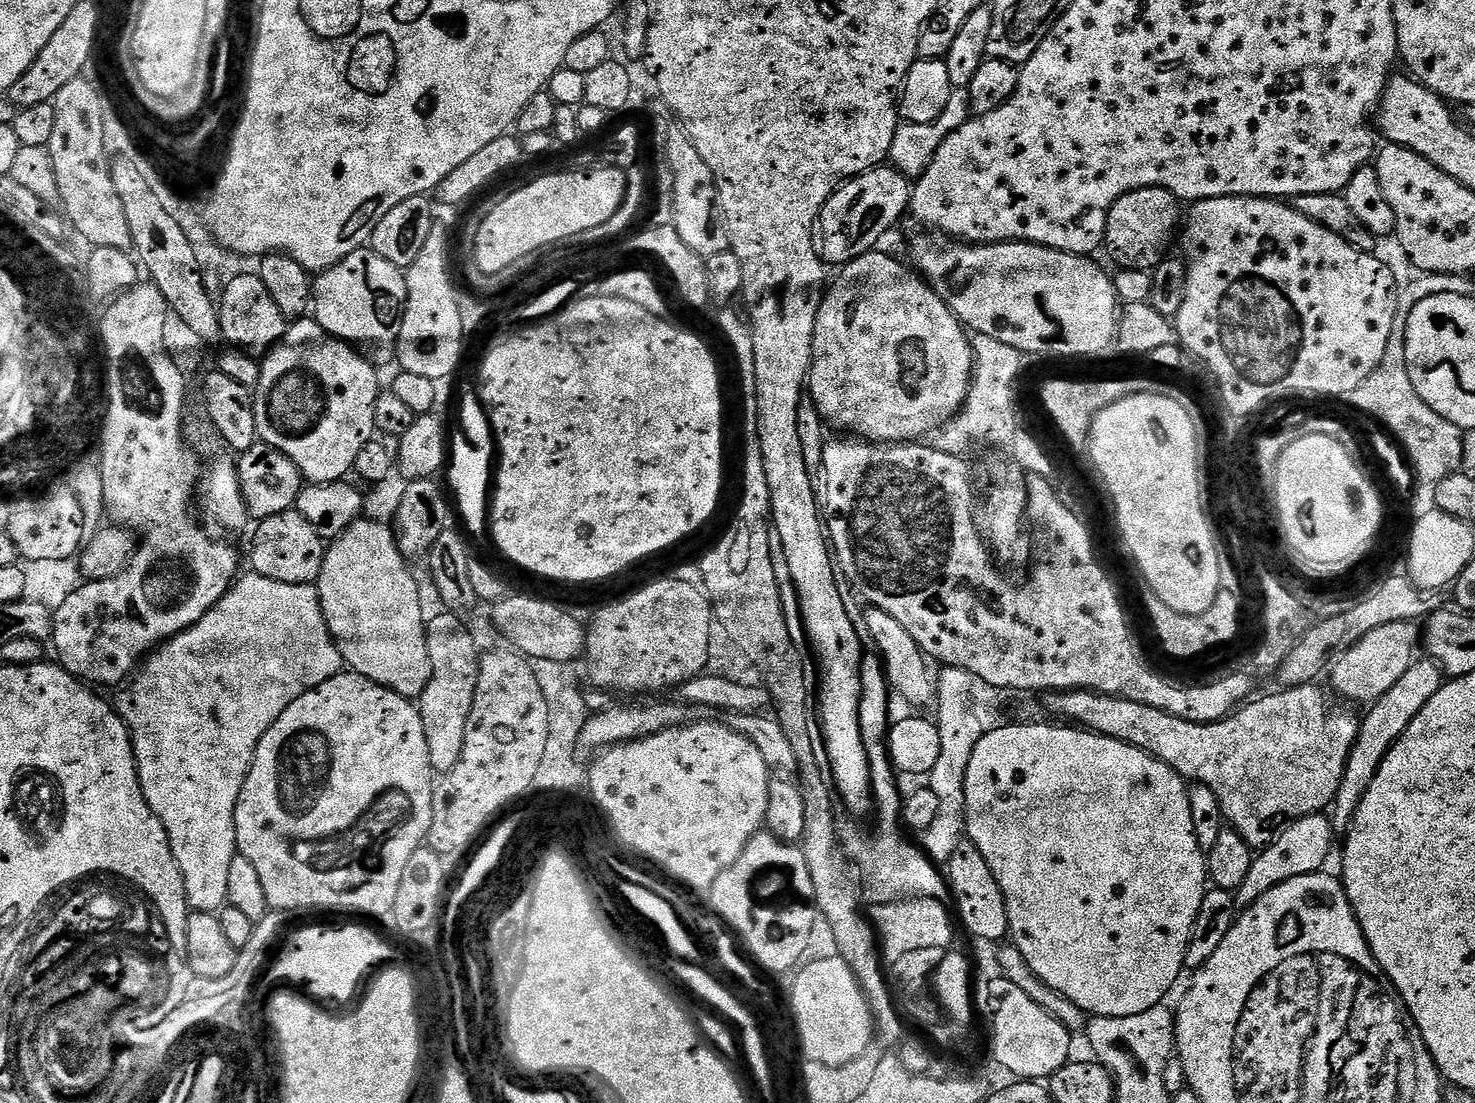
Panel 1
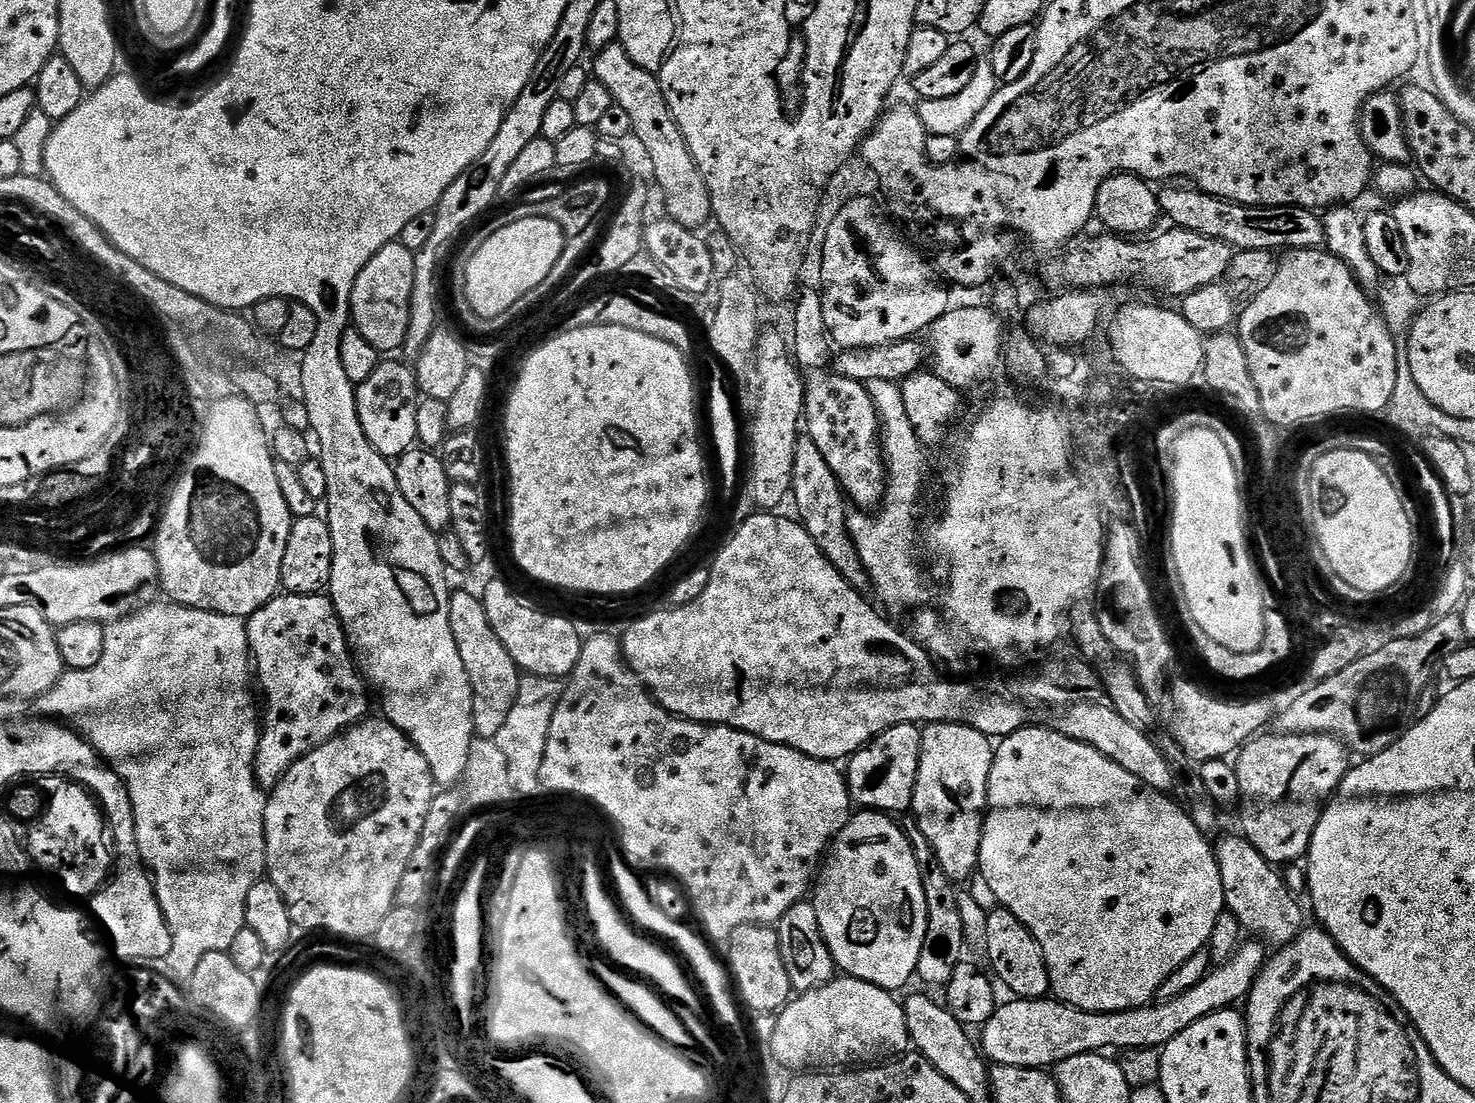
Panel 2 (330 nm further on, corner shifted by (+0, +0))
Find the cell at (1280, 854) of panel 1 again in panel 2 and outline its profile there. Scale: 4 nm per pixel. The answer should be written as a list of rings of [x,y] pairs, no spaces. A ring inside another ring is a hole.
[[[1252,938],[1241,943],[1236,952],[1229,960],[1223,961],[1211,973],[1204,975],[1202,982],[1198,982],[1186,994],[1178,994],[1178,998],[1153,1003],[1151,1006],[1142,1008],[1131,1008],[1128,1012],[1083,1012],[1069,1004],[1061,1004],[1055,998],[1045,998],[1042,1000],[1021,1000],[1019,998],[1009,999],[1009,1004],[1001,1003],[996,1012],[987,1022],[982,1025],[981,1036],[978,1036],[978,1044],[983,1055],[987,1057],[993,1065],[1002,1066],[1022,1066],[1023,1068],[1043,1068],[1051,1069],[1060,1062],[1065,1062],[1074,1055],[1086,1055],[1090,1053],[1103,1053],[1106,1048],[1154,1048],[1163,1049],[1169,1044],[1186,1026],[1194,1026],[1202,1018],[1206,1018],[1215,1012],[1221,1012],[1224,1008],[1231,1008],[1239,1005],[1247,997],[1248,991],[1254,986],[1254,982],[1259,978],[1261,970],[1266,963],[1265,945],[1259,939]]]

